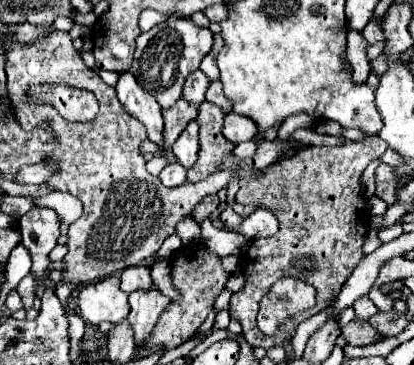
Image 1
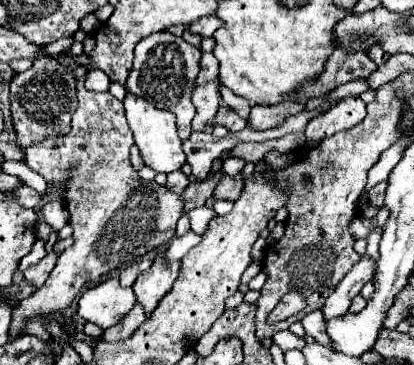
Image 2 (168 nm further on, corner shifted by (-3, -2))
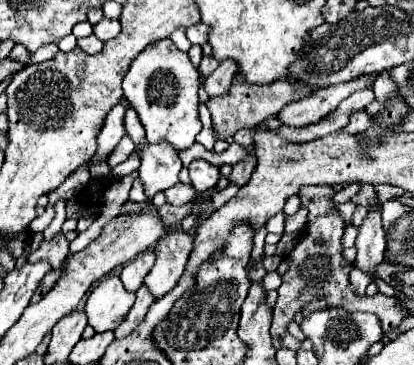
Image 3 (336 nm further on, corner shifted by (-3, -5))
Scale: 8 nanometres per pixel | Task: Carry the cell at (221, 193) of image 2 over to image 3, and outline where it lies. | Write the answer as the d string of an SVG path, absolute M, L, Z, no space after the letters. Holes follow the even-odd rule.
M250 156L250 158L246 158L244 162L234 164L234 166L232 166L232 172L230 172L230 182L232 182L232 184L238 184L238 186L244 186L244 184L248 182L254 166L256 166L256 156Z

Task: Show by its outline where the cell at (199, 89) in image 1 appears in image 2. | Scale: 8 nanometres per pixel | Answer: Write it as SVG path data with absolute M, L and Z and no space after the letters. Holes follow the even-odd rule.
M202 53L200 73L198 73L198 85L208 83L208 81L212 81L216 77L218 77L218 63L216 63L214 55L212 53Z

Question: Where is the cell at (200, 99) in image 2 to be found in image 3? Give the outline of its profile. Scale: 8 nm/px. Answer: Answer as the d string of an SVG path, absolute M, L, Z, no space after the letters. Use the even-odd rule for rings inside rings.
M220 62L220 66L202 82L202 88L208 92L208 96L224 96L232 88L232 80L236 76L236 64L234 62Z

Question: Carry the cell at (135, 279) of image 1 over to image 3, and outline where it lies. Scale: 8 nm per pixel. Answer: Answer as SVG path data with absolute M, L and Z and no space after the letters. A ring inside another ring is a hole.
M146 250L142 254L138 254L134 260L130 260L122 272L120 272L120 280L124 284L124 288L128 292L136 292L142 286L144 276L148 274L148 270L154 265L154 250Z

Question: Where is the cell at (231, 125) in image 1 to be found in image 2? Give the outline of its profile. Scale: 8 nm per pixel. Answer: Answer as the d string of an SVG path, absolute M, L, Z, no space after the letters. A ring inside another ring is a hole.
M284 101L284 103L278 103L278 105L256 105L252 107L250 111L250 119L248 119L248 125L254 127L254 129L272 129L272 127L278 127L286 117L290 115L296 115L304 111L304 103L298 103L298 101Z

